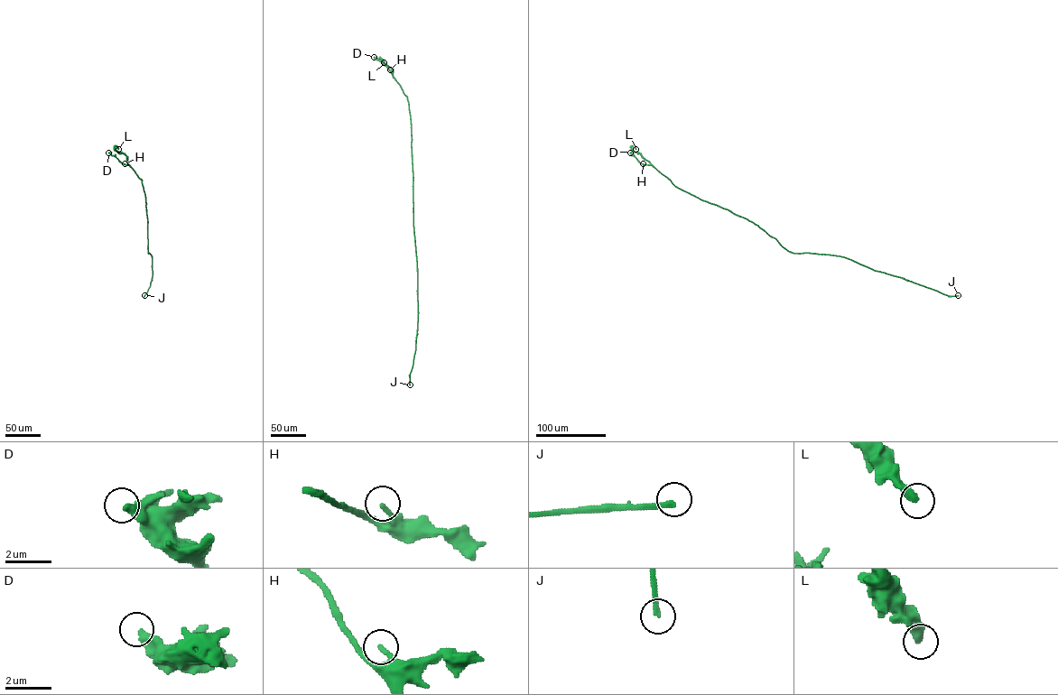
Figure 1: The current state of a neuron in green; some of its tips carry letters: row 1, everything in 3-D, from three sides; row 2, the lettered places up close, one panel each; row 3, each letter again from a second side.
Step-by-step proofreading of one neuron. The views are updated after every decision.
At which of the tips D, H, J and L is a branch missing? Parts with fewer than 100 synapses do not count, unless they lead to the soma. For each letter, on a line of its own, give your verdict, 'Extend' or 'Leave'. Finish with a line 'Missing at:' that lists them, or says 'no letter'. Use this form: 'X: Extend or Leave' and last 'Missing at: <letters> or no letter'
D: Leave
H: Leave
J: Extend
L: Leave
Missing at: J

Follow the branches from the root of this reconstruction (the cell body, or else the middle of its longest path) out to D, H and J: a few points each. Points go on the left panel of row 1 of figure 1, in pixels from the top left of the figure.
D: (148, 241), (142, 180), (129, 164), (122, 163), (108, 152)
H: (148, 241), (142, 180), (129, 164), (125, 163)
J: (148, 241), (153, 273), (144, 295)

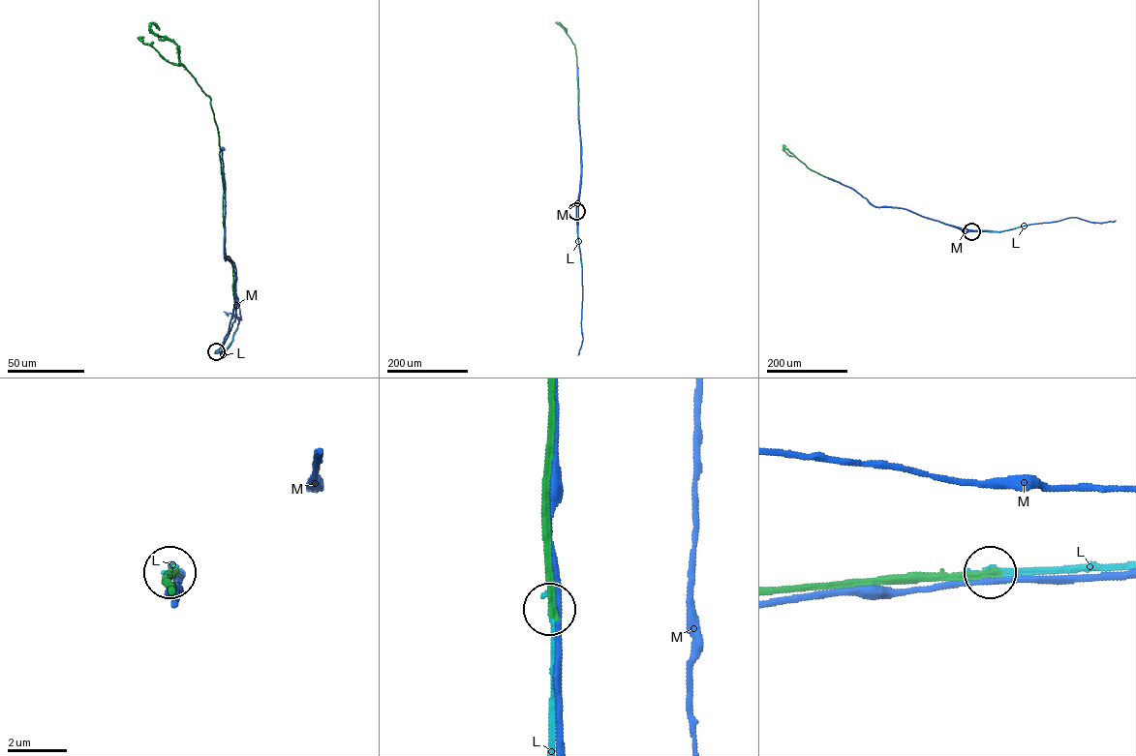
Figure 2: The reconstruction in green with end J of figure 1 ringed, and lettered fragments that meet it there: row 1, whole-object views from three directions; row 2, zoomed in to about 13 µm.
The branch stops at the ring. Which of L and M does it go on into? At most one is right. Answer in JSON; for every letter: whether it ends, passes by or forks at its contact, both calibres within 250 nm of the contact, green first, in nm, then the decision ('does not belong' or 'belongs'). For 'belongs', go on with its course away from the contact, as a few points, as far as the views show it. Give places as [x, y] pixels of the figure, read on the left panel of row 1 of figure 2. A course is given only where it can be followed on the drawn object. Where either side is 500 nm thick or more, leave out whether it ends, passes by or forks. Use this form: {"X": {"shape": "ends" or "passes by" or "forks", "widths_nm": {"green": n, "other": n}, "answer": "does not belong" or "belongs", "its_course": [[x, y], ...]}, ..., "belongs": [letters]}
{"L": {"shape": "ends", "widths_nm": {"green": 280, "other": 190}, "answer": "belongs", "its_course": [[216, 351], [225, 353], [238, 327]]}, "M": {"shape": "passes by", "widths_nm": {"green": 320, "other": 190}, "answer": "does not belong"}, "belongs": ["L"]}

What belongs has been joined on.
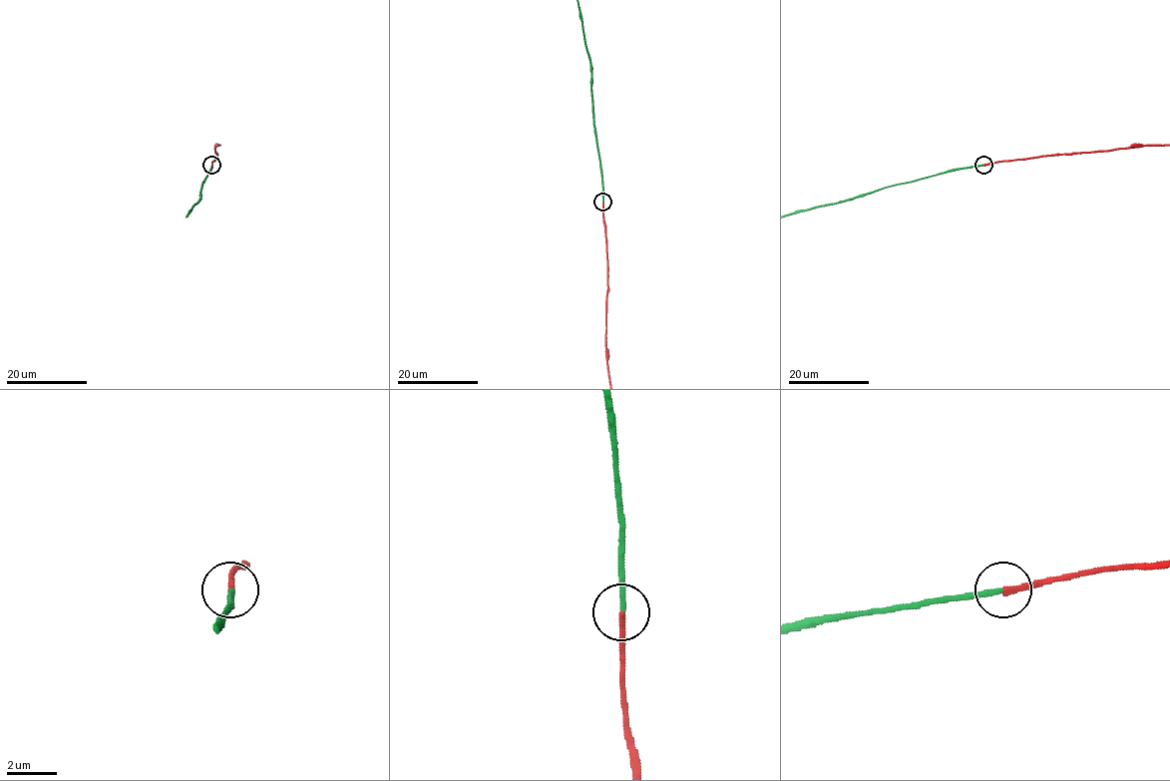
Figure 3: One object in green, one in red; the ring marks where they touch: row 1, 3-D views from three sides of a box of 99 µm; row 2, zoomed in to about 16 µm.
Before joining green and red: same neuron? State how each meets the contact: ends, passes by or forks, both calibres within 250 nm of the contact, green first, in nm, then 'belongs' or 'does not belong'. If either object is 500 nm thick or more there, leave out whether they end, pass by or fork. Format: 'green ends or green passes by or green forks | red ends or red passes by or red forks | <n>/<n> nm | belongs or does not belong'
green ends | red ends | 220/240 nm | belongs

